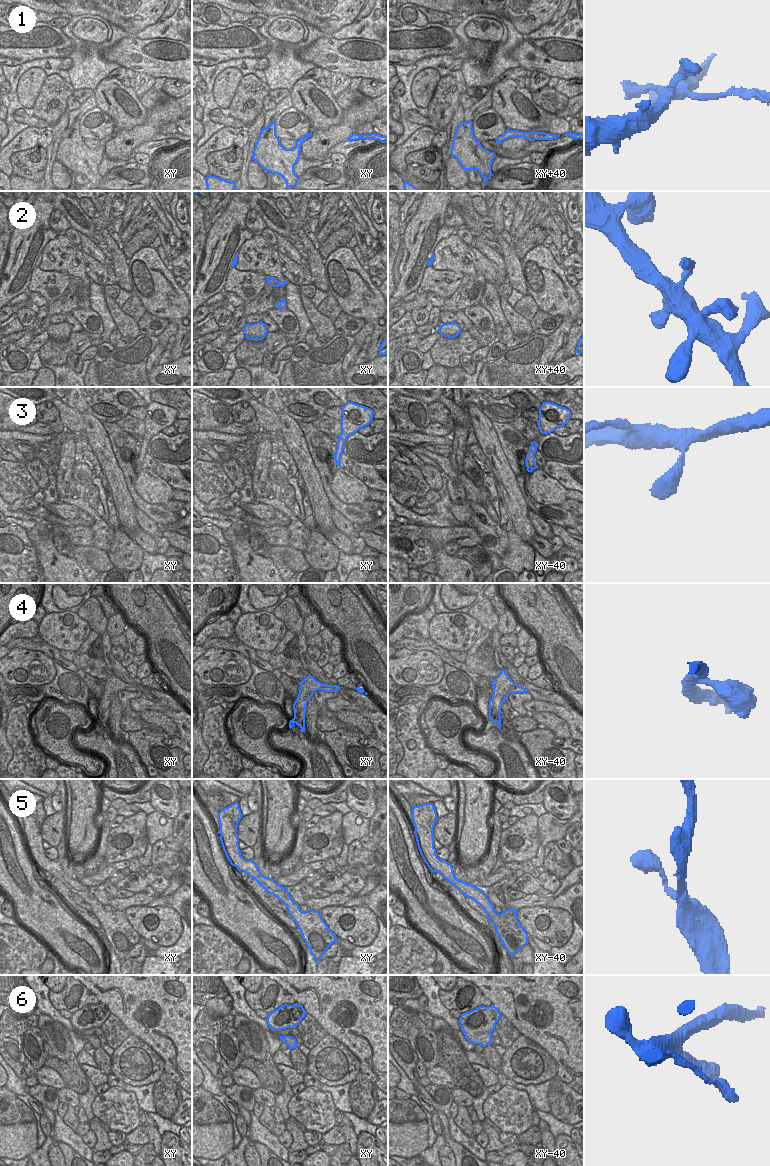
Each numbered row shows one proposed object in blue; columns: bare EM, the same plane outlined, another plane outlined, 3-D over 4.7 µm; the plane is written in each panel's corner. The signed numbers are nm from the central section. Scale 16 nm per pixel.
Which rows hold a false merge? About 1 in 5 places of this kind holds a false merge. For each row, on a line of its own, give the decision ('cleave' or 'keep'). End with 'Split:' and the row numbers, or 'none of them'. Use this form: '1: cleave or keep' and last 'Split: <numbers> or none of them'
1: cleave
2: keep
3: keep
4: keep
5: keep
6: keep
Split: 1

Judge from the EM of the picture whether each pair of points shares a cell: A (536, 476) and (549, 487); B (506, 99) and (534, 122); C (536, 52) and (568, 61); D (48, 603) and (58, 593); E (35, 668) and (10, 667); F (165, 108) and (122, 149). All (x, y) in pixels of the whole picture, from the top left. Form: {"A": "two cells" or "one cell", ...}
{"A": "one cell", "B": "one cell", "C": "one cell", "D": "two cells", "E": "one cell", "F": "one cell"}

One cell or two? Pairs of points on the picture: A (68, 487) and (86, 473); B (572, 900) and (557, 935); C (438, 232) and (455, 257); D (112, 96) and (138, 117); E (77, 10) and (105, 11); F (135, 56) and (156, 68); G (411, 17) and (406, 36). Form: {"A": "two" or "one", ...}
{"A": "two", "B": "two", "C": "two", "D": "one", "E": "one", "F": "one", "G": "two"}

